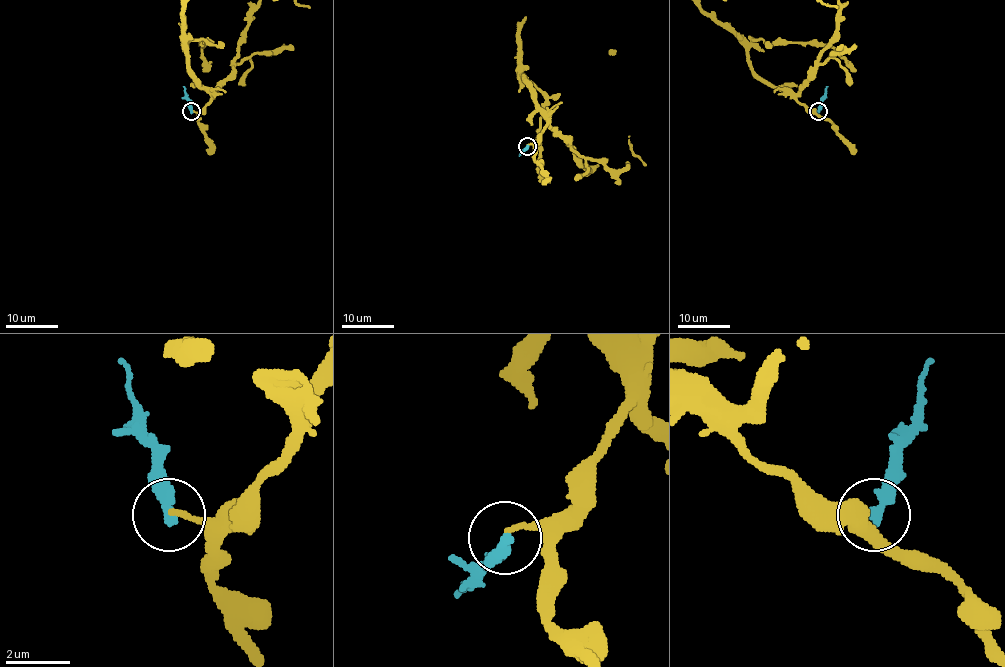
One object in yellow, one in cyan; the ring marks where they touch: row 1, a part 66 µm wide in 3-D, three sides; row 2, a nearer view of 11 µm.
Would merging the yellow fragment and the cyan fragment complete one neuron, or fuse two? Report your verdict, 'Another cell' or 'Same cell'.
Another cell

